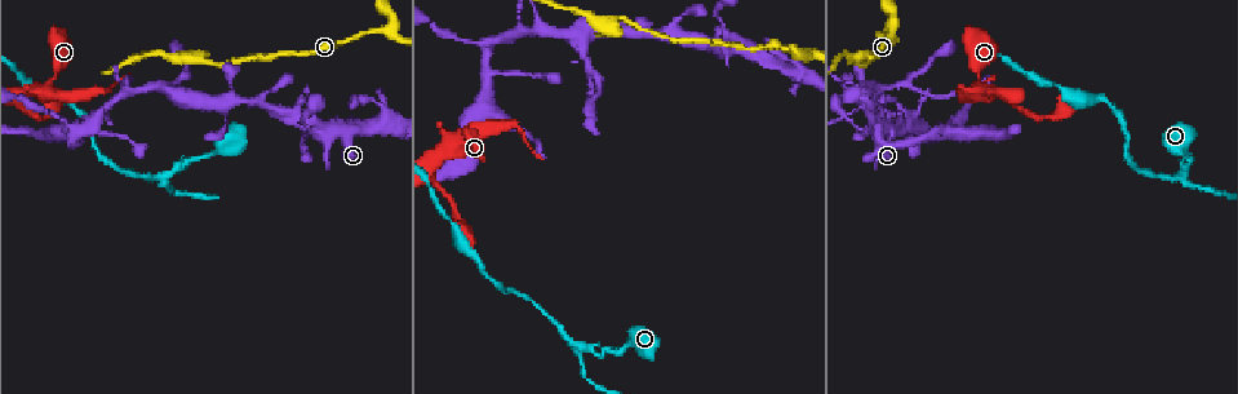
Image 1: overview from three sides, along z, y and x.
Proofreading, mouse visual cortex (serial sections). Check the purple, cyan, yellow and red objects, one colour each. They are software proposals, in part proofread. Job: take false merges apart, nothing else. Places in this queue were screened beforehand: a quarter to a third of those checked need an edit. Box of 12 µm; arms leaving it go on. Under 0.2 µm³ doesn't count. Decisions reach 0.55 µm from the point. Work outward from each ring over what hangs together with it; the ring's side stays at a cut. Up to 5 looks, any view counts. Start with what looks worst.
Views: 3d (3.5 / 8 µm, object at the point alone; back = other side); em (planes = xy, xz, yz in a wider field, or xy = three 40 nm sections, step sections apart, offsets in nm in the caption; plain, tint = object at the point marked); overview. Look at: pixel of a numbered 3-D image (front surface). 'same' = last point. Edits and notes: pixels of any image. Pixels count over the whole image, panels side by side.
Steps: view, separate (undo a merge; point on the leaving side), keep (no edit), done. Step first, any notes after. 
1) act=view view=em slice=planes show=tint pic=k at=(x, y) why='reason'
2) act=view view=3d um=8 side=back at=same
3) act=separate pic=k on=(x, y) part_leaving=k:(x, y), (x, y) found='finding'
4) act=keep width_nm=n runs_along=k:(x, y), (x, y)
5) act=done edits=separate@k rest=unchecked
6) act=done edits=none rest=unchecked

act=view view=3d um=8 pic=1 at=(862, 106) why='sudden change in width'

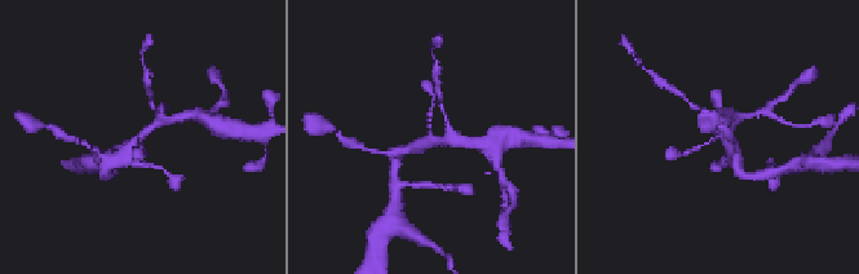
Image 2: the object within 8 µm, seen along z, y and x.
act=view view=3d um=3.5 pic=2 at=(431, 133)

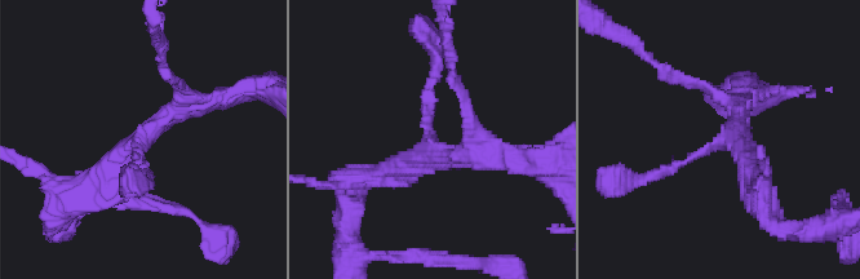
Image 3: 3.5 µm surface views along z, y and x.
act=view view=em slice=xy step=1 show=tint pic=3 at=(143, 141) arms=3 arm_widths_nm=150,300,300

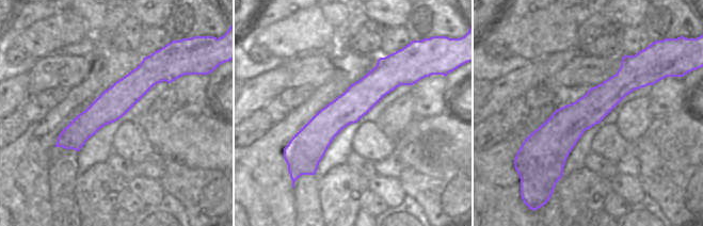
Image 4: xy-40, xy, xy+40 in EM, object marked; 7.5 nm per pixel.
act=keep found='all the same cell'

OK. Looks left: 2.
act=view view=3d um=3.5 pic=1 at=(165, 179) why='arms part here'

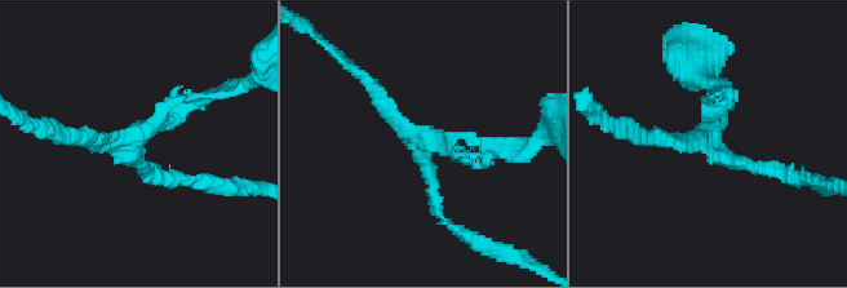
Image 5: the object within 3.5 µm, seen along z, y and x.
act=view view=em slice=xy step=2 show=tint pic=5 at=(707, 140)

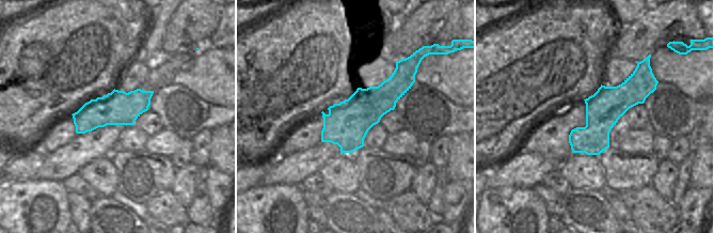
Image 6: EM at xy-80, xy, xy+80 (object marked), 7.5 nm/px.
act=keep arms=3 runs_along=6:(647, 70), (575, 150) found='one cell here'

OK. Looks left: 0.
act=done edits=none rest=unchecked

